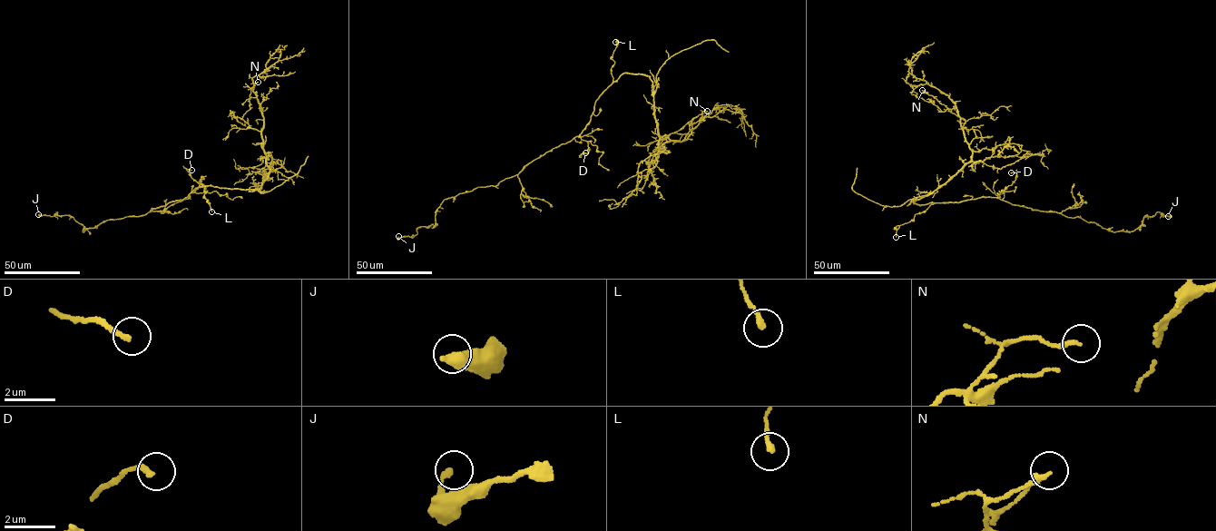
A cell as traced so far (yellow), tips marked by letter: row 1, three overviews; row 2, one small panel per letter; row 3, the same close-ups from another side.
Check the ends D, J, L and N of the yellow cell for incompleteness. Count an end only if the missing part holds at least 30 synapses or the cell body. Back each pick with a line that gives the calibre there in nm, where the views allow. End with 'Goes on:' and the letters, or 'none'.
Goes on: none

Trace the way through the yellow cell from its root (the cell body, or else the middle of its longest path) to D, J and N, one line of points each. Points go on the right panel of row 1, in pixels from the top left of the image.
D: (943, 202), (1000, 197), (1000, 192), (1015, 180), (1016, 172), (1011, 172)
J: (943, 202), (997, 198), (1079, 217), (1113, 232), (1133, 231), (1147, 215), (1168, 216)
N: (943, 202), (920, 205), (913, 202), (951, 179), (970, 161), (972, 150), (962, 128), (965, 121), (922, 90)

